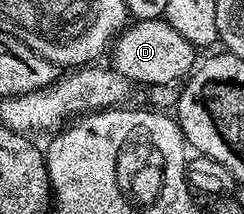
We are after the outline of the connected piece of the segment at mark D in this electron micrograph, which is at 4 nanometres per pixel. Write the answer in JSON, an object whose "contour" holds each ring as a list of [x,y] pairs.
{"contour":[[[137,20],[129,23],[116,37],[110,49],[110,64],[133,85],[172,86],[177,83],[175,80],[183,81],[193,71],[196,55],[196,45],[182,38],[182,34],[178,34],[167,20]]]}

